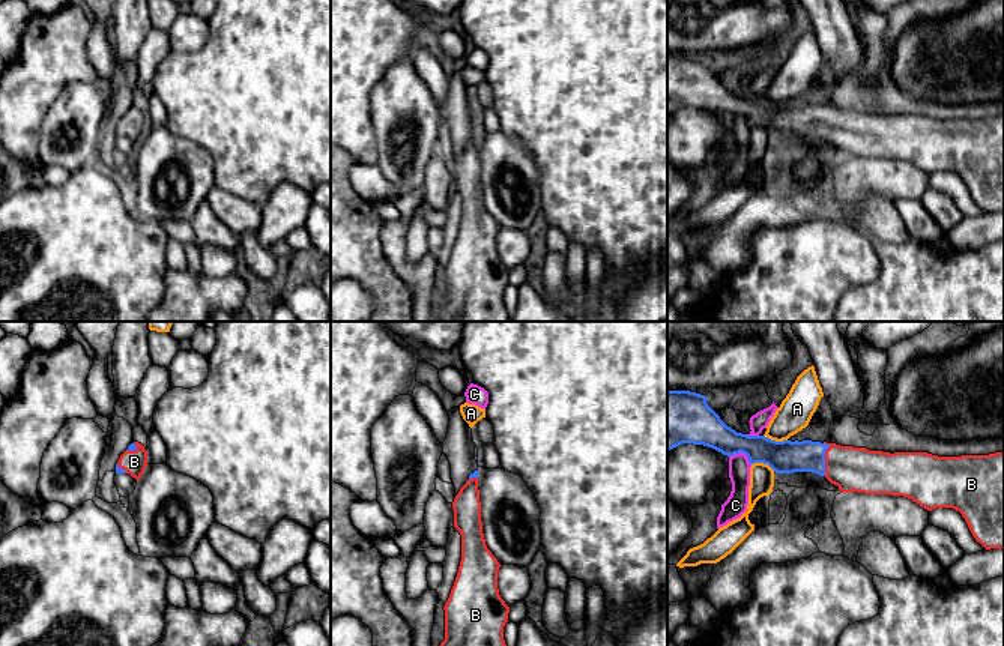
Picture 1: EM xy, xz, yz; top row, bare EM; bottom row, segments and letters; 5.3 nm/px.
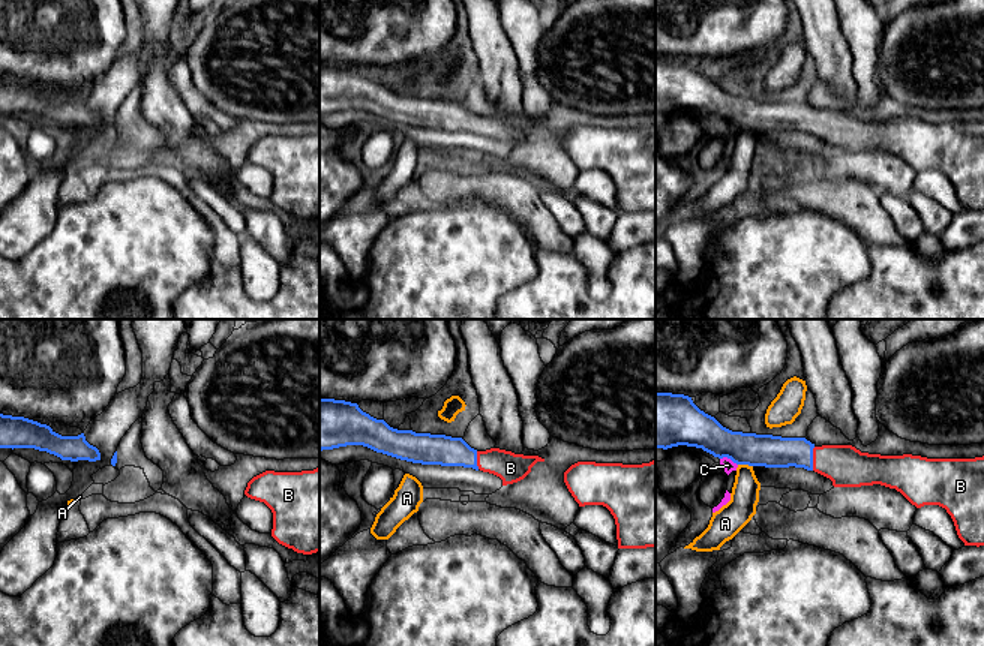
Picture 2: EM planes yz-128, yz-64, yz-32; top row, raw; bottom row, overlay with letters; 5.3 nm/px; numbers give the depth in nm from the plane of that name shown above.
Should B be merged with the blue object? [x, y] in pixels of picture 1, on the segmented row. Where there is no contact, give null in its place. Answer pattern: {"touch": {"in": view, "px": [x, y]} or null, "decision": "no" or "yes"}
{"touch": {"in": "yz", "px": [824, 458]}, "decision": "yes"}

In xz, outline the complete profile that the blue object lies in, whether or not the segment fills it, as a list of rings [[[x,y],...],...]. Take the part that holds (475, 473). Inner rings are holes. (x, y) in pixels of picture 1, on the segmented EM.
[[[478,470],[469,475],[452,502],[454,527],[461,535],[461,560],[445,602],[445,640],[440,646],[507,646],[504,626],[510,607],[499,595],[500,563],[485,545]]]

